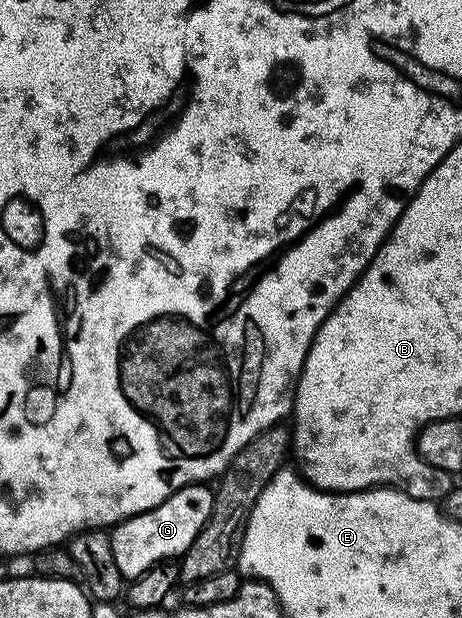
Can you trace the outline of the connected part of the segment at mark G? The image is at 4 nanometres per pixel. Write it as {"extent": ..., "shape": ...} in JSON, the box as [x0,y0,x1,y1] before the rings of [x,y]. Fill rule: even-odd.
{"extent":[110,483,215,578],"shape":[[[203,483],[187,485],[172,493],[157,507],[138,513],[136,517],[126,518],[110,530],[113,559],[117,559],[117,567],[123,578],[139,578],[152,566],[182,558],[183,552],[191,546],[193,539],[197,539],[211,514],[215,495],[207,488]]]}

